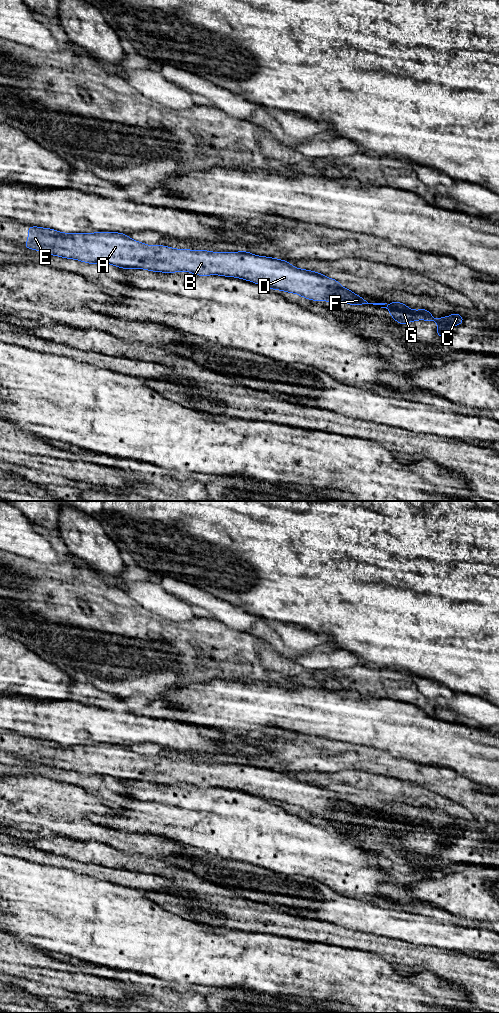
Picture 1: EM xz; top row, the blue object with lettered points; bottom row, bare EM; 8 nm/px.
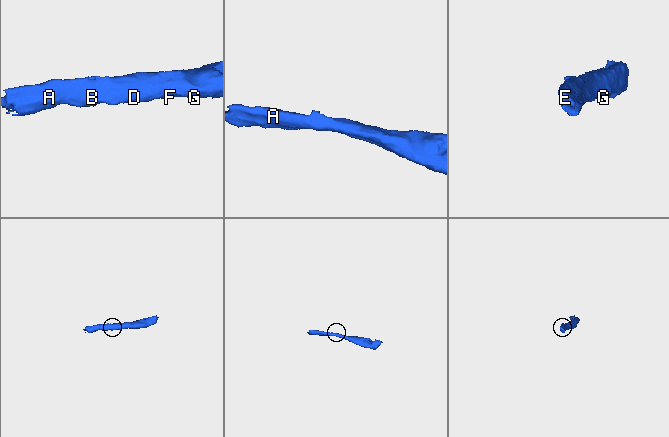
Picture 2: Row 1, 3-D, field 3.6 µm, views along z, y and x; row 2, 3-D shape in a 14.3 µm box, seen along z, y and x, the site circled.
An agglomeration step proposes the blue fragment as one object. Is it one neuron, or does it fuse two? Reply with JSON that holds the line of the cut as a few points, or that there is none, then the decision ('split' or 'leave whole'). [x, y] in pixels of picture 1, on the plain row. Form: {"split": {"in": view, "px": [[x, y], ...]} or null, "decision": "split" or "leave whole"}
{"split": null, "decision": "leave whole"}

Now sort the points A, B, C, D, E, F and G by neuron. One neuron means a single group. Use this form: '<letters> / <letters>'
A B C D E F G

